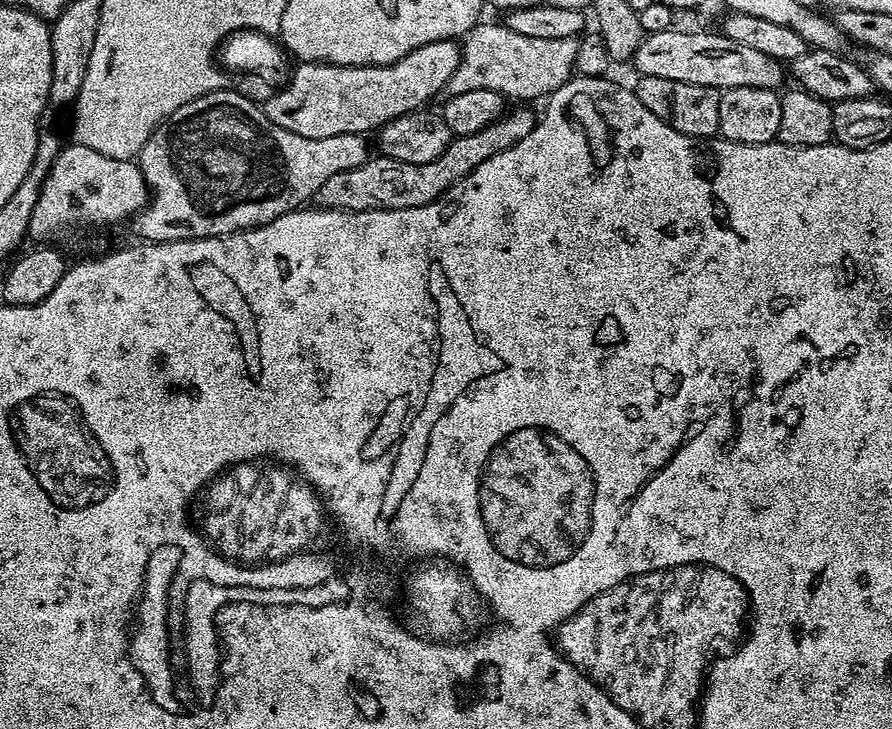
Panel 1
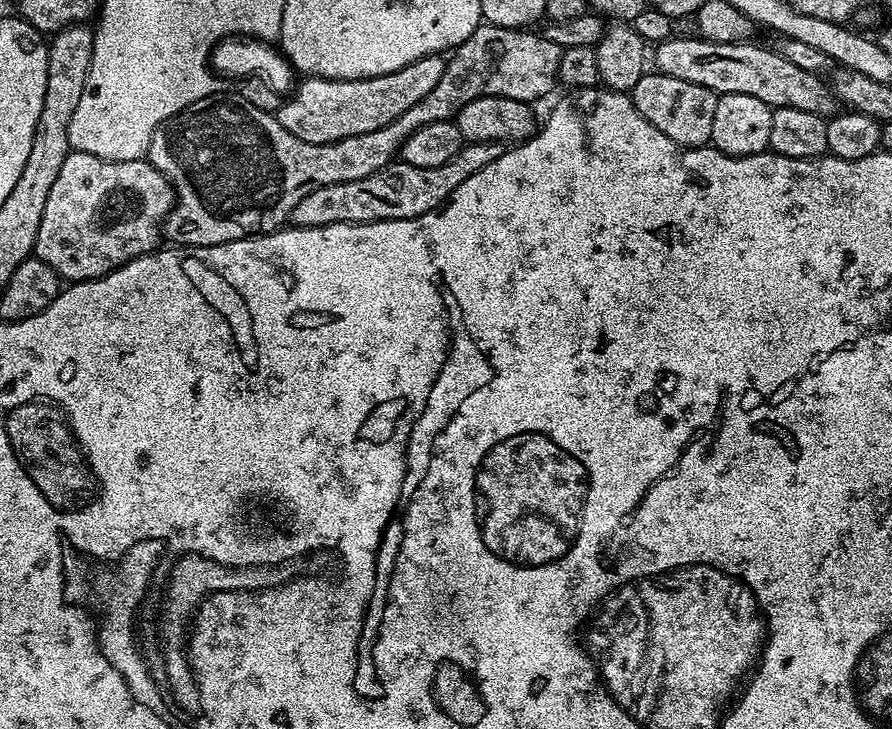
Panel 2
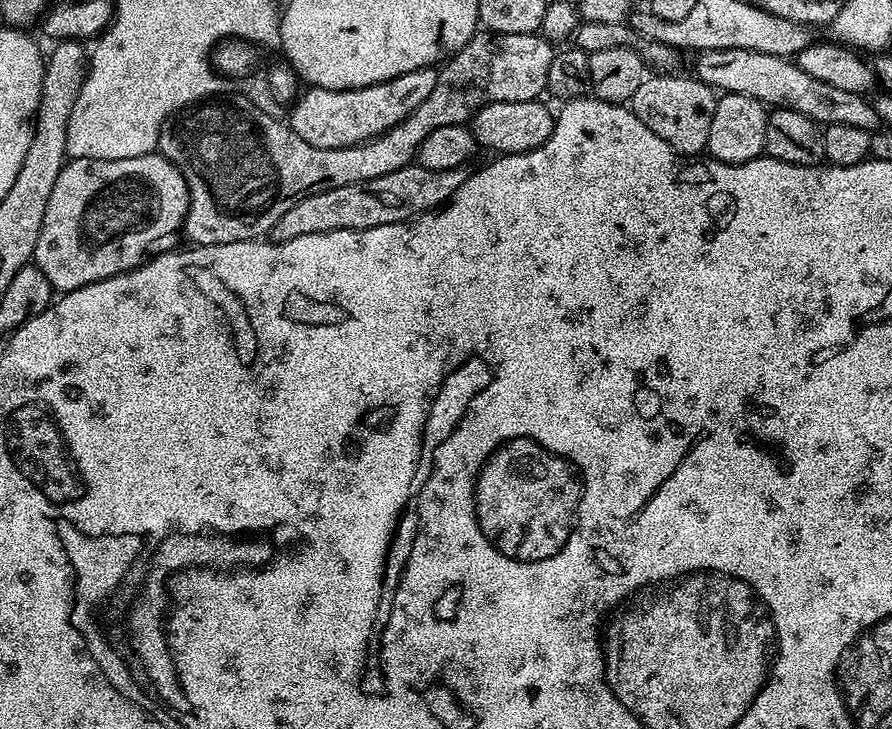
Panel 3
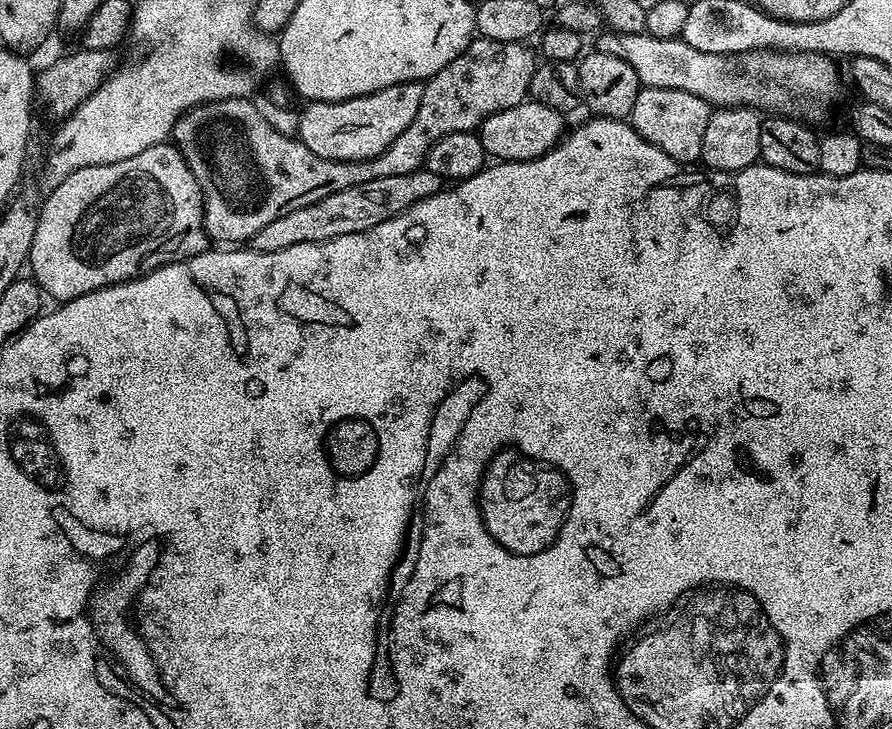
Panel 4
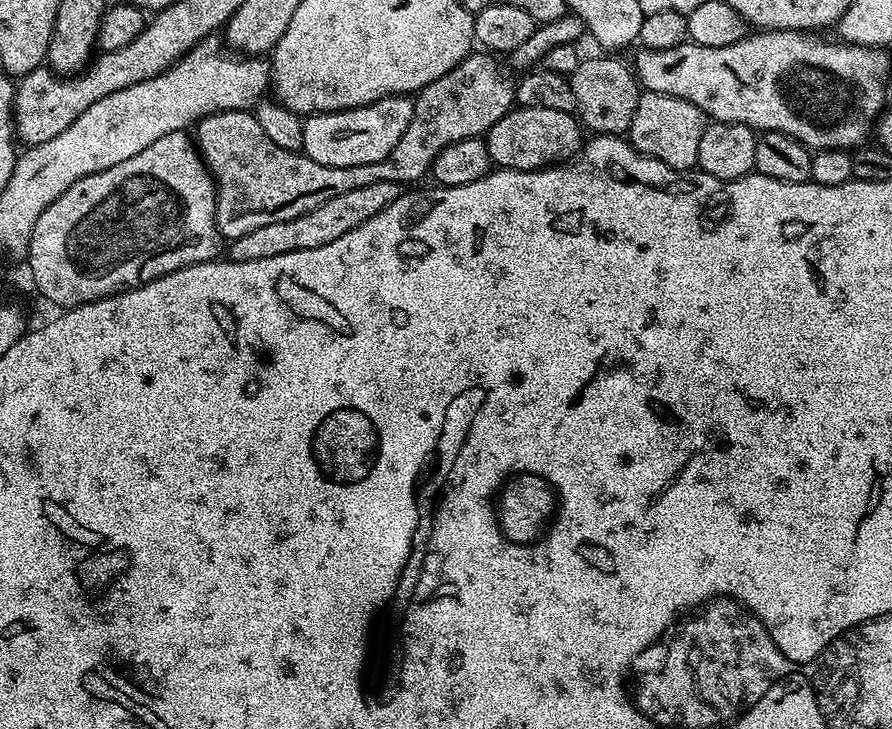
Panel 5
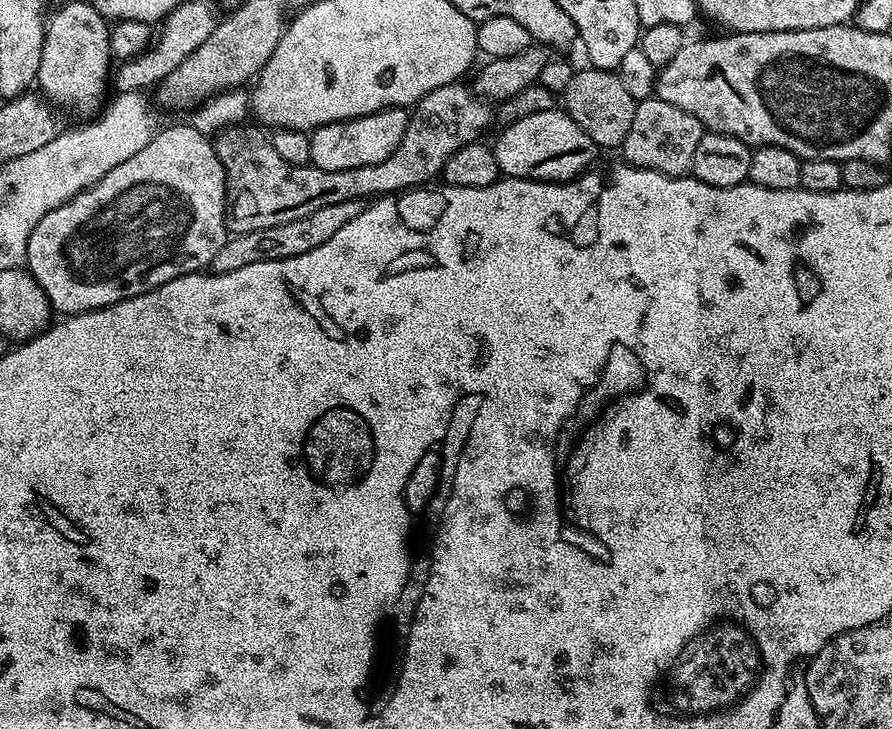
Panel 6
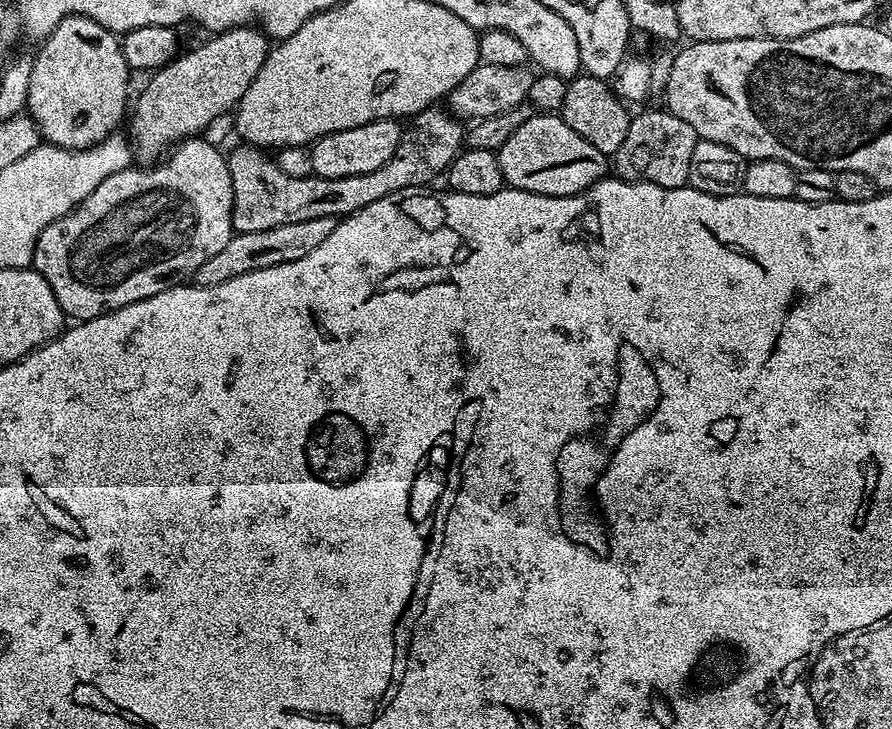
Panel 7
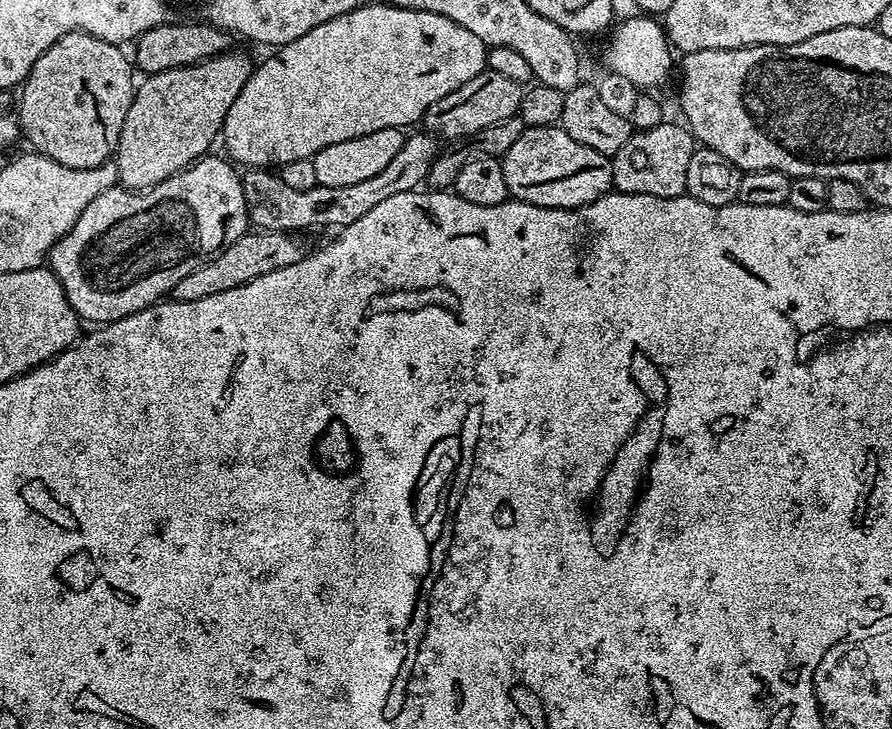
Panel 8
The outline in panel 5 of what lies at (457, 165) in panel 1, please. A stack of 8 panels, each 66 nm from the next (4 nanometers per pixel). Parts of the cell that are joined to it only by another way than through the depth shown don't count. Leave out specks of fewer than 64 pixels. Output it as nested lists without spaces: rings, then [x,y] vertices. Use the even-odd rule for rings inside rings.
[[[374,182],[371,186],[358,186],[358,190],[338,194],[338,198],[330,198],[330,202],[322,202],[322,206],[306,214],[298,214],[298,218],[290,218],[286,222],[270,222],[270,226],[258,226],[258,230],[242,234],[242,238],[227,245],[227,255],[238,262],[258,262],[258,258],[278,258],[278,254],[326,246],[326,242],[334,242],[334,238],[350,234],[350,230],[362,226],[362,222],[370,222],[374,214],[386,210],[386,206],[395,202],[401,191],[401,185],[394,182]]]

